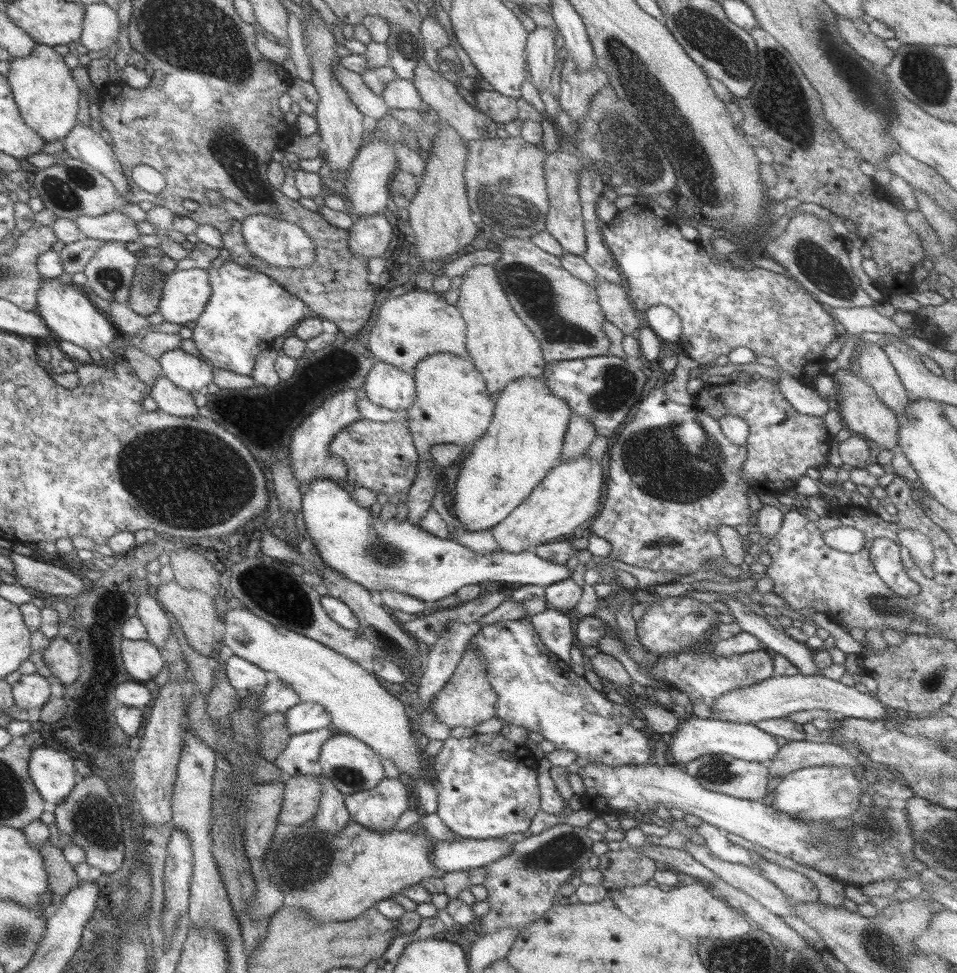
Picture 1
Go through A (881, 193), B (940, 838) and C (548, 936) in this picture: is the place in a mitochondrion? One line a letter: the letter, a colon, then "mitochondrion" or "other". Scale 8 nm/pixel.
A: other
B: mitochondrion
C: other

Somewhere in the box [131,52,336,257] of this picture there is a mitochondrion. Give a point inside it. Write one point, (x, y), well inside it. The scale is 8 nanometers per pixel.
(239, 163)

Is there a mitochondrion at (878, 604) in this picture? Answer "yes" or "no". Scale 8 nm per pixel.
yes

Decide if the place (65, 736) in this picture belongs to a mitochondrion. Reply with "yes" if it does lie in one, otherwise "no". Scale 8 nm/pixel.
no

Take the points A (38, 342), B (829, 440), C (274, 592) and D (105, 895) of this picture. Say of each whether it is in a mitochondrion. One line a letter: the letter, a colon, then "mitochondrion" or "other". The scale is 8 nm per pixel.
A: other
B: other
C: mitochondrion
D: other

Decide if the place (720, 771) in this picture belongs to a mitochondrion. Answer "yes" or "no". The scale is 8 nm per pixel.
yes

